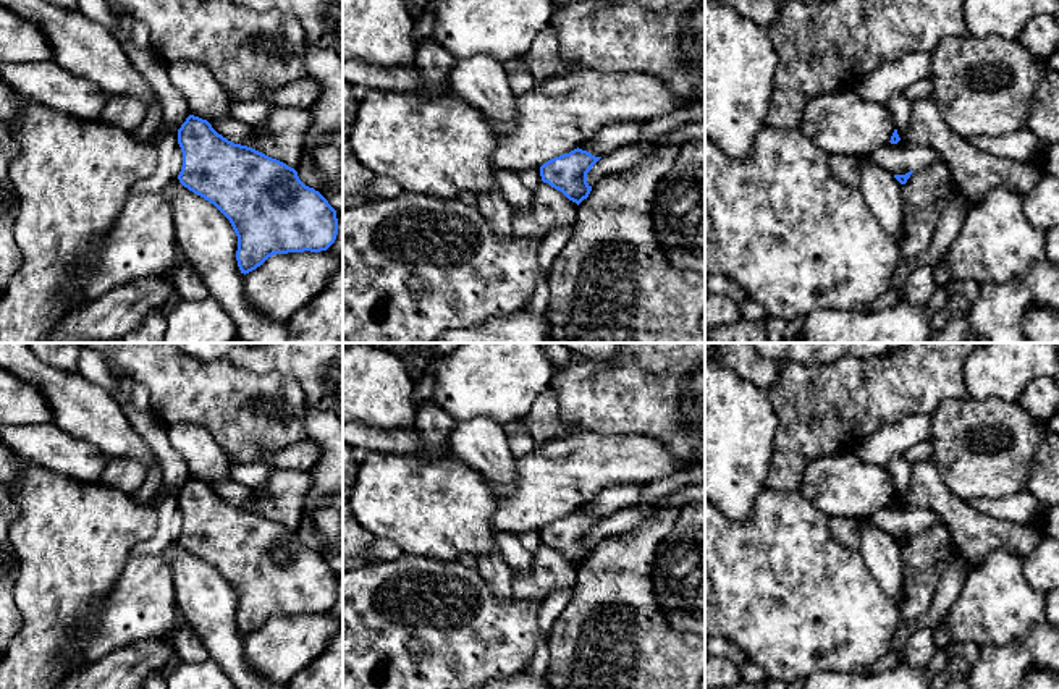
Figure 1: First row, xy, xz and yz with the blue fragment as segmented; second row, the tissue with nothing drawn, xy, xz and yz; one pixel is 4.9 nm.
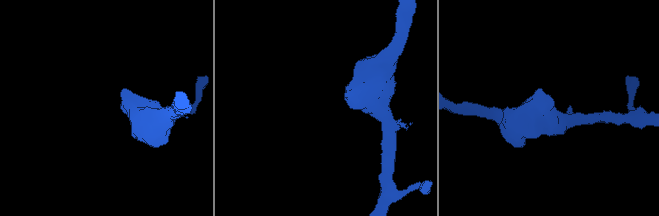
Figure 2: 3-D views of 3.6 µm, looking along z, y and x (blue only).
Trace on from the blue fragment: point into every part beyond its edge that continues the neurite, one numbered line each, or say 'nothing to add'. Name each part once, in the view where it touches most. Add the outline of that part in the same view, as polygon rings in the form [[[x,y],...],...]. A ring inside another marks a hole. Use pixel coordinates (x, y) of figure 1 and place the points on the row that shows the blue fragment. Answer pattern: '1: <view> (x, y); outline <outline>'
nothing to add

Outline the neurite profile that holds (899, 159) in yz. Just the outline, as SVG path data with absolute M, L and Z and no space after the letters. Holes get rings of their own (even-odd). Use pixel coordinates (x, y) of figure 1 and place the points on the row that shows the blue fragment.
M905 91L894 92L886 102L894 126L901 141L897 144L888 144L876 150L871 157L881 163L892 175L905 175L910 170L918 171L920 168L941 162L941 157L930 147L915 146L909 137L910 123L910 102L905 97Z

